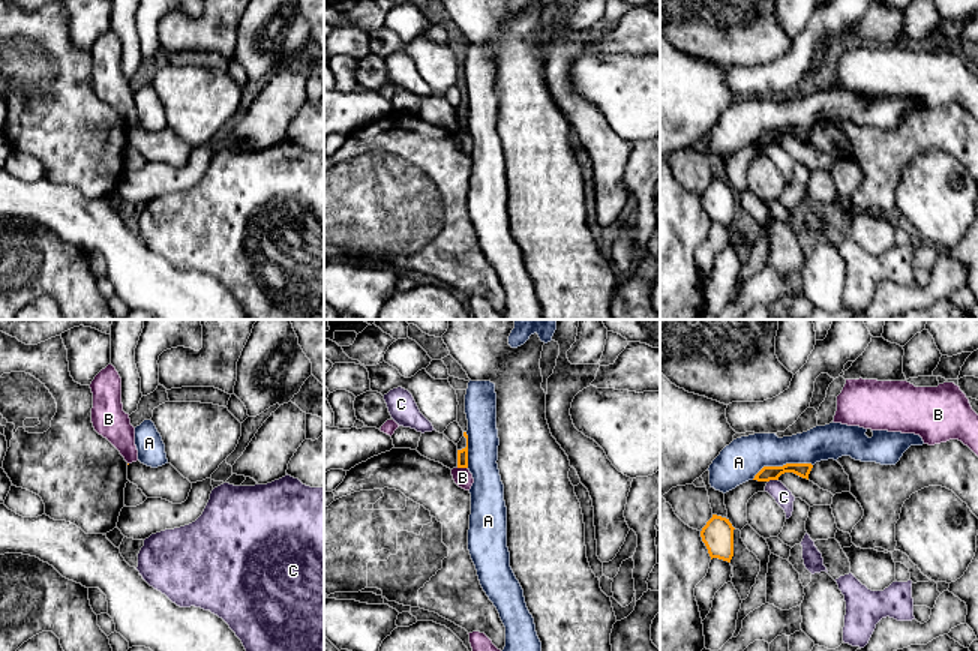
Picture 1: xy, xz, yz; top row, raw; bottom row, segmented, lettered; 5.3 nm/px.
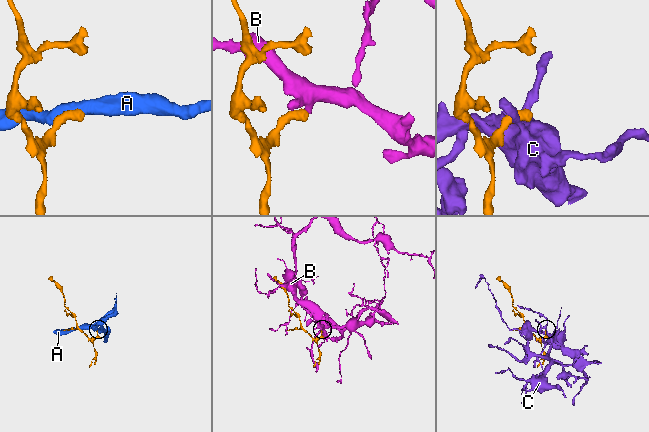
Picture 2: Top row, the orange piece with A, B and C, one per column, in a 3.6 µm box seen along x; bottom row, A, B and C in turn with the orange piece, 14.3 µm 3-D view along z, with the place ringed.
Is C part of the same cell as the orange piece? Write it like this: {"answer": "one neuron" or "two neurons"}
{"answer": "two neurons"}

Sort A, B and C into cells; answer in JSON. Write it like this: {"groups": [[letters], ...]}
{"groups": [["A"], ["B"], ["C"]]}

